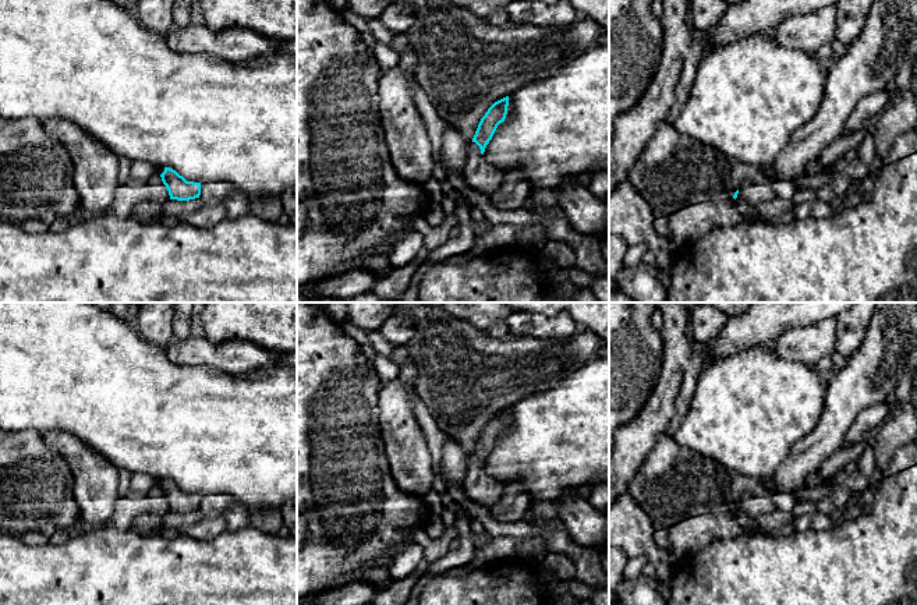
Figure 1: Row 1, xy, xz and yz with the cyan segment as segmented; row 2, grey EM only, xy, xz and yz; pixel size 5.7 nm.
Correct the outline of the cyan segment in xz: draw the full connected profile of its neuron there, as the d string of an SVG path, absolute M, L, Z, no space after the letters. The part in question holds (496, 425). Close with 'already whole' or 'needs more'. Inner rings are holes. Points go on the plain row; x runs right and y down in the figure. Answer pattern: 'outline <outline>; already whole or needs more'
outline M509 408L495 414L481 431L472 454L468 457L468 471L463 488L472 506L491 509L503 495L504 484L484 470L498 438L507 427Z; needs more

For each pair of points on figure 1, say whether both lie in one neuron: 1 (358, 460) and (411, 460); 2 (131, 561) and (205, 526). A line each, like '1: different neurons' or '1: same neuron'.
1: different neurons
2: different neurons

